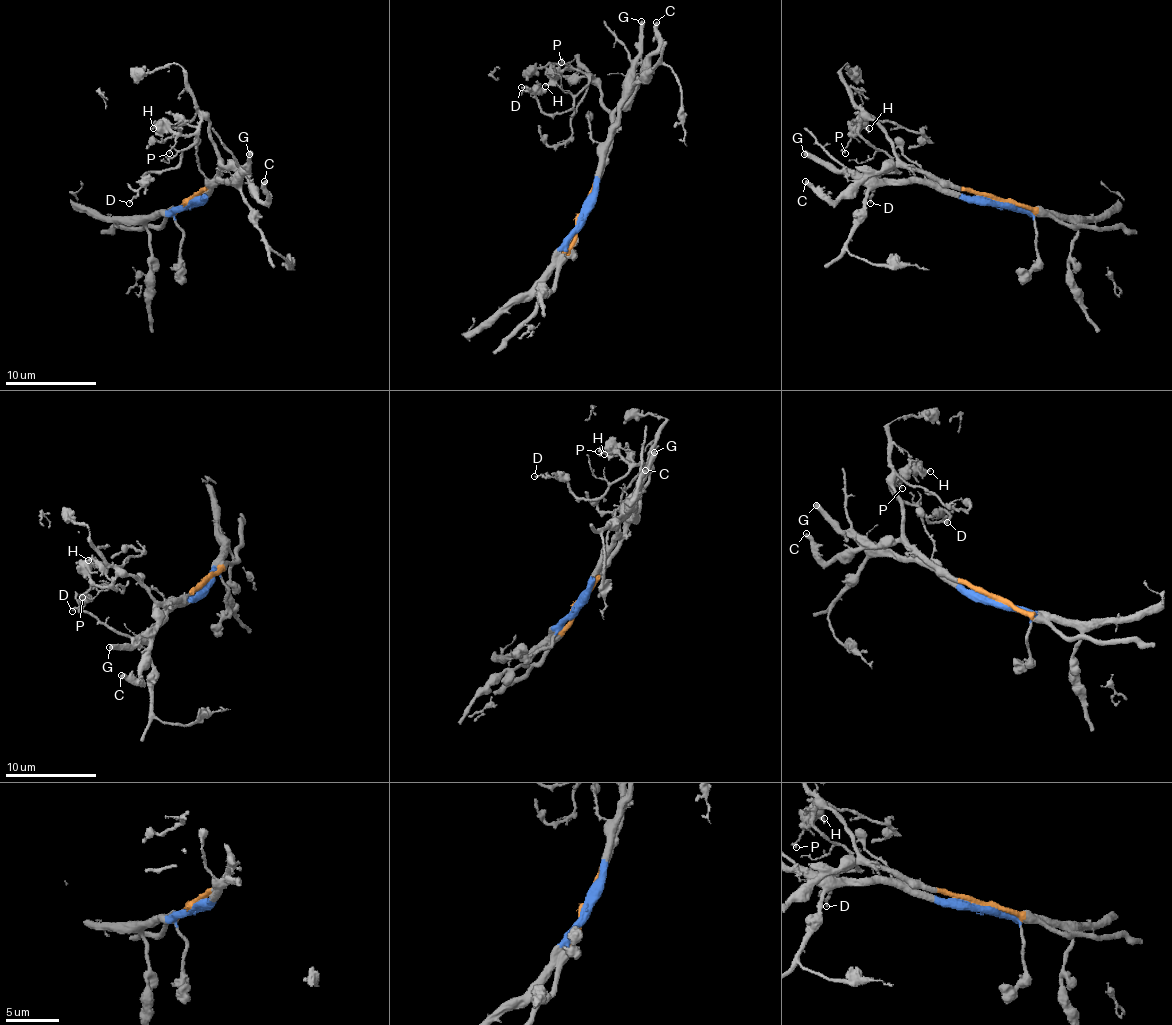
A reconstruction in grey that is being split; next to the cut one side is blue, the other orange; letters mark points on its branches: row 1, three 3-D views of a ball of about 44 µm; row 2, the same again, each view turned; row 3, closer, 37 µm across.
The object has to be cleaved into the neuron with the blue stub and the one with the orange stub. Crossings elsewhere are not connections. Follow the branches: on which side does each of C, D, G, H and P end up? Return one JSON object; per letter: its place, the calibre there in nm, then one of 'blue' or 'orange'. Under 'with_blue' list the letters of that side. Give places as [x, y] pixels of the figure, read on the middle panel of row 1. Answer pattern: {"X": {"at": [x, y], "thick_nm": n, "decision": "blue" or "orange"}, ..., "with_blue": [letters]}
{"C": {"at": [656, 22], "thick_nm": 400, "decision": "orange"}, "D": {"at": [521, 87], "thick_nm": 140, "decision": "orange"}, "G": {"at": [641, 21], "thick_nm": 440, "decision": "blue"}, "H": {"at": [545, 86], "thick_nm": 180, "decision": "orange"}, "P": {"at": [561, 62], "thick_nm": 120, "decision": "orange"}, "with_blue": ["G"]}

